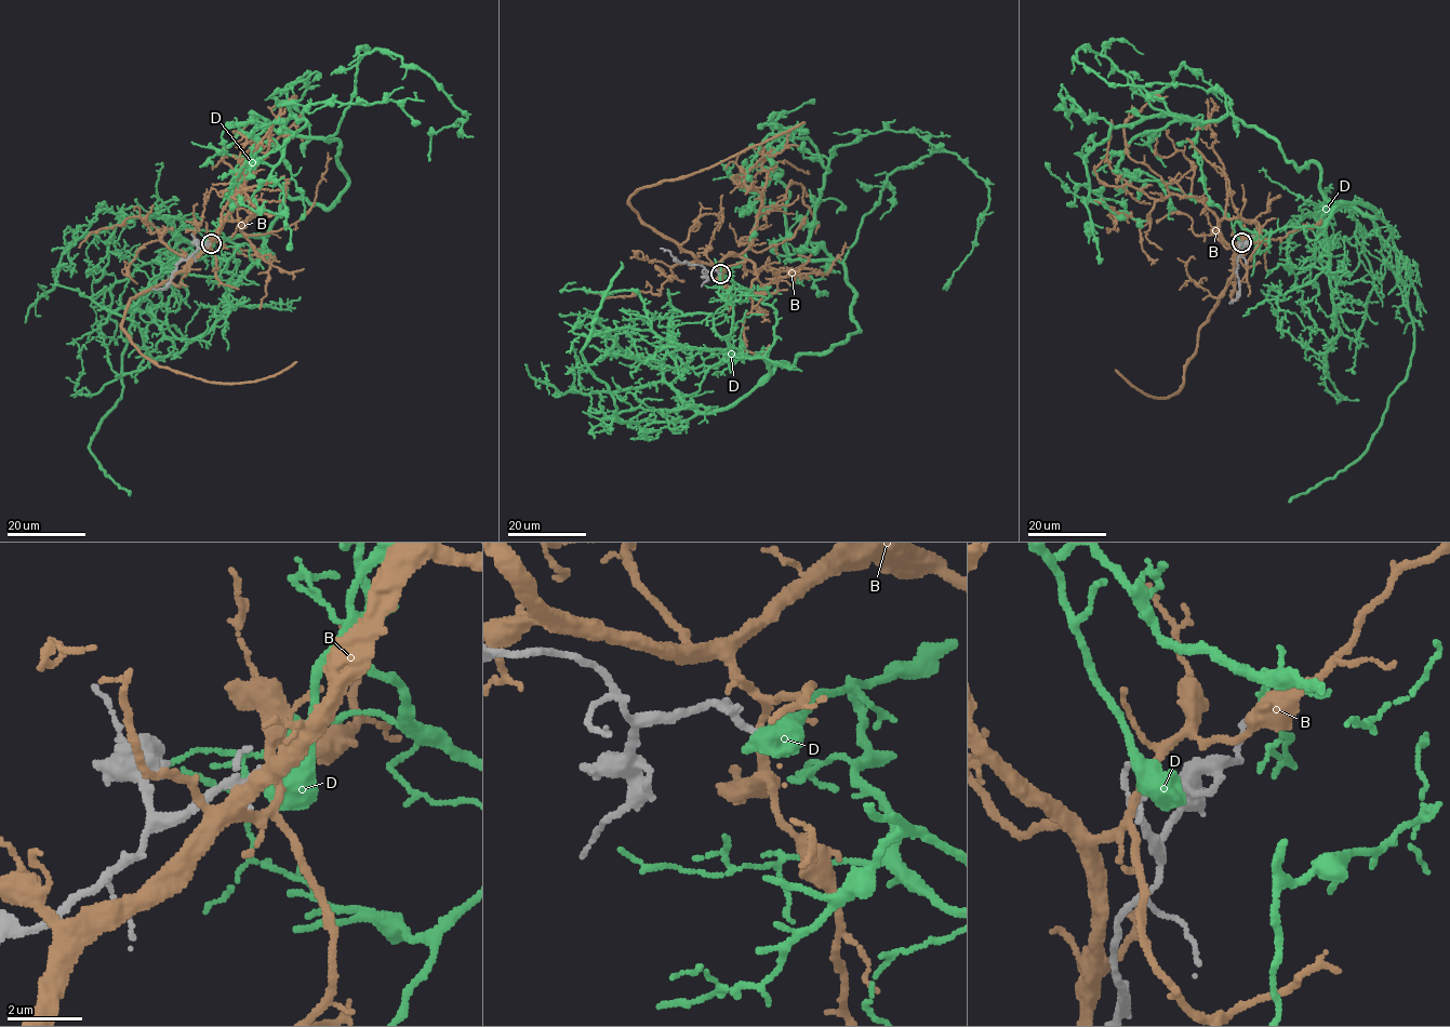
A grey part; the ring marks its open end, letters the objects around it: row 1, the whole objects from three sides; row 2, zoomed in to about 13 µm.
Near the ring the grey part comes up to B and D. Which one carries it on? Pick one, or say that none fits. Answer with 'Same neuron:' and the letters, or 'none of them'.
Same neuron: none of them

